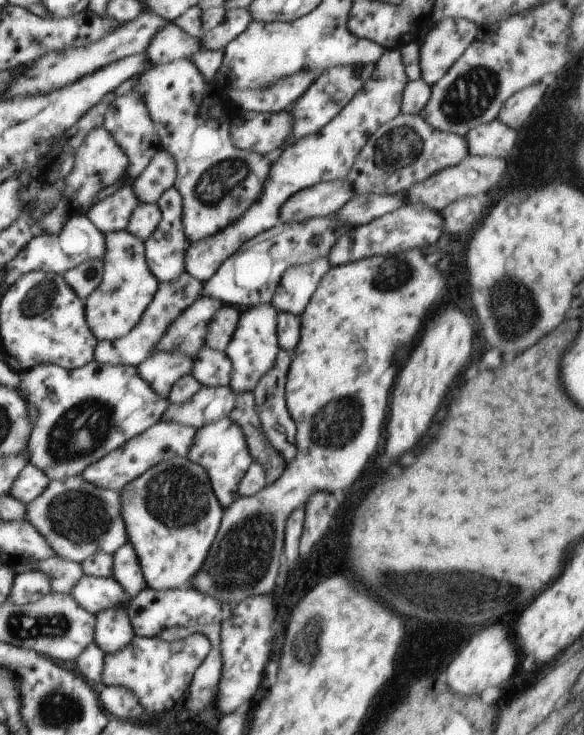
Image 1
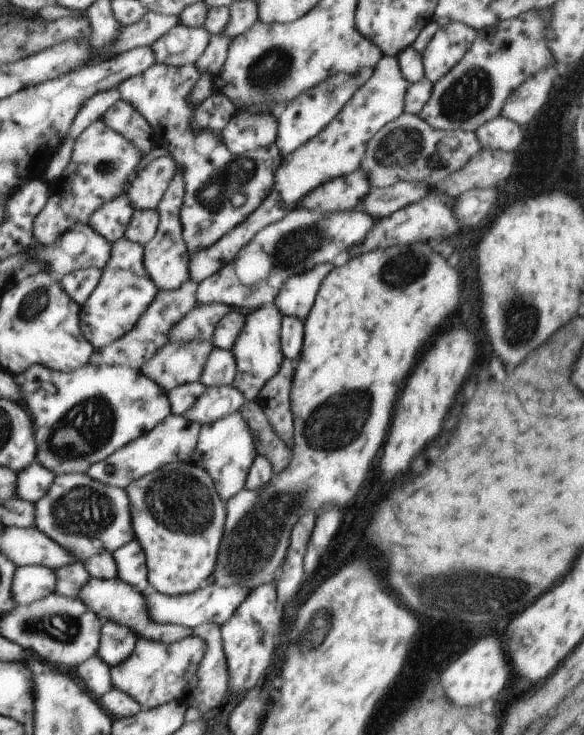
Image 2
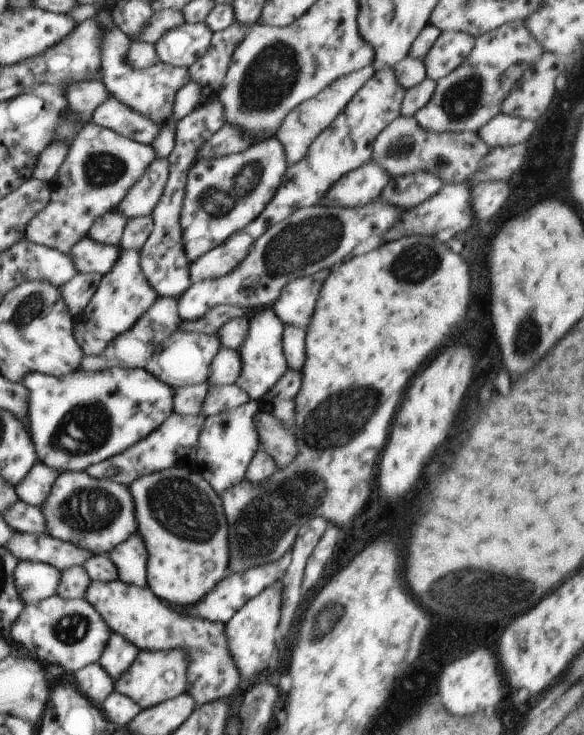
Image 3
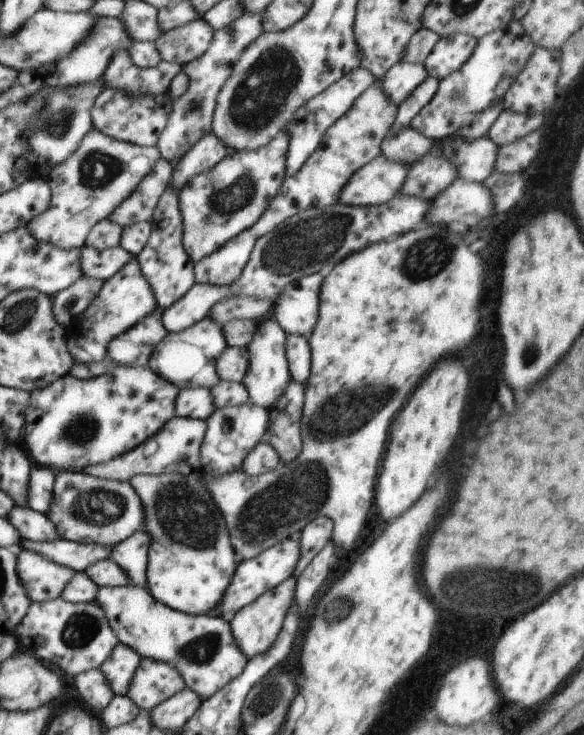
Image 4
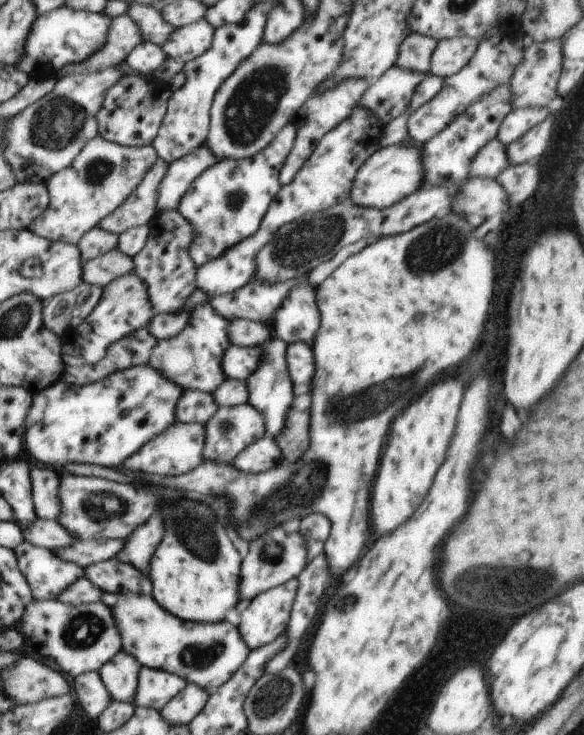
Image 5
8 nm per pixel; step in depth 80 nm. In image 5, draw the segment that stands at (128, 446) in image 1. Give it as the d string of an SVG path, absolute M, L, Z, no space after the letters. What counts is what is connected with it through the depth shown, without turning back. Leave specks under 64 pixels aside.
M176 420L162 434L146 442L133 456L126 458L121 468L140 474L158 474L164 477L177 477L194 470L203 463L202 453L205 443L205 426L200 423L185 423Z

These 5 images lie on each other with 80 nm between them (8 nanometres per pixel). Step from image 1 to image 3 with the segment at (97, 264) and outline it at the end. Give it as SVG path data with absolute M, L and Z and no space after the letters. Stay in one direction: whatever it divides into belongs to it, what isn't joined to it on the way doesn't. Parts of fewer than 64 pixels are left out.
M78 272L74 278L70 278L70 281L62 286L60 289L62 300L68 306L70 316L75 317L86 309L96 294L100 282L102 282L100 274Z

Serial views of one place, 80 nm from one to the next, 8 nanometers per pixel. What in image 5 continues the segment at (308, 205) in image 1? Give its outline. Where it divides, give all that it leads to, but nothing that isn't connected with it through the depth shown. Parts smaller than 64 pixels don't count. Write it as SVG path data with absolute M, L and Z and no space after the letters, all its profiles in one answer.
M407 137L400 144L386 148L380 147L364 162L356 174L356 180L350 192L350 200L354 204L364 207L388 208L396 204L398 200L409 197L408 194L415 192L414 188L422 186L426 178L422 150L418 145L412 146L410 141Z

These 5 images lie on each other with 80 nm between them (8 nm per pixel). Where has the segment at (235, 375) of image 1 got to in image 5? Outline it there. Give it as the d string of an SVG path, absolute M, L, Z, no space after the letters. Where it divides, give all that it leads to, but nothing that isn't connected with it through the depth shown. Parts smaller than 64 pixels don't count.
M269 337L262 342L263 357L254 372L247 378L245 383L249 392L249 402L265 420L267 436L276 438L277 434L285 425L286 413L292 408L295 400L294 382L291 378L285 354L287 344L278 337Z

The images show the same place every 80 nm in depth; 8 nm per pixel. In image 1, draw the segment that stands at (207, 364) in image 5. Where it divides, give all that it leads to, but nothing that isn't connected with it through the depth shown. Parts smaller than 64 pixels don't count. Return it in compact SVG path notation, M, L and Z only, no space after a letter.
M158 351L139 364L140 378L143 378L158 396L168 400L174 382L181 376L191 374L194 357L195 354L188 356Z

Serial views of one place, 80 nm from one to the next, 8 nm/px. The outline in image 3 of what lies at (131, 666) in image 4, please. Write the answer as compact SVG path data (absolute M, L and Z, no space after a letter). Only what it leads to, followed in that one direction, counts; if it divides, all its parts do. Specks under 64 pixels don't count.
M111 631L99 663L115 682L137 659L138 651L139 648L127 638Z

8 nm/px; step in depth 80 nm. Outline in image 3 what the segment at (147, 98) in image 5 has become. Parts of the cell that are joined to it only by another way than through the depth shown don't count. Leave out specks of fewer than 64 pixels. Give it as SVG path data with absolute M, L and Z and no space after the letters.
M112 94L94 110L91 123L144 145L151 145L164 125L162 122L154 122L146 114L134 112L134 108L126 106Z

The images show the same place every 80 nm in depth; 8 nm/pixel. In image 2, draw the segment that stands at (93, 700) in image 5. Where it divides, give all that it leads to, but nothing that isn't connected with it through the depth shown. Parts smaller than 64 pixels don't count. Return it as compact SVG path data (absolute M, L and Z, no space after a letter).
M97 654L77 666L80 680L96 700L113 687L109 667Z

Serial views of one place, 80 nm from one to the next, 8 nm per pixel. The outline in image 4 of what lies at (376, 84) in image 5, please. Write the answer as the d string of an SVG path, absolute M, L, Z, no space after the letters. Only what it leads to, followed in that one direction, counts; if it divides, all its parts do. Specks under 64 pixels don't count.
M397 62L380 78L384 94L390 102L398 108L419 84L428 77L423 64L410 64L410 62Z

